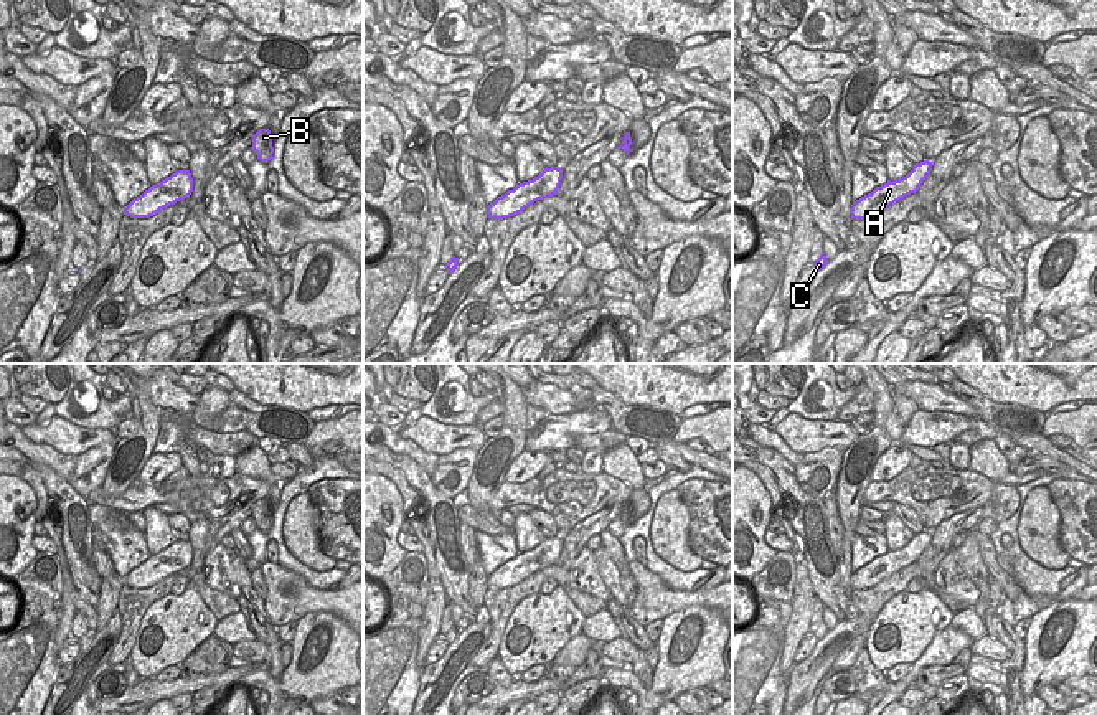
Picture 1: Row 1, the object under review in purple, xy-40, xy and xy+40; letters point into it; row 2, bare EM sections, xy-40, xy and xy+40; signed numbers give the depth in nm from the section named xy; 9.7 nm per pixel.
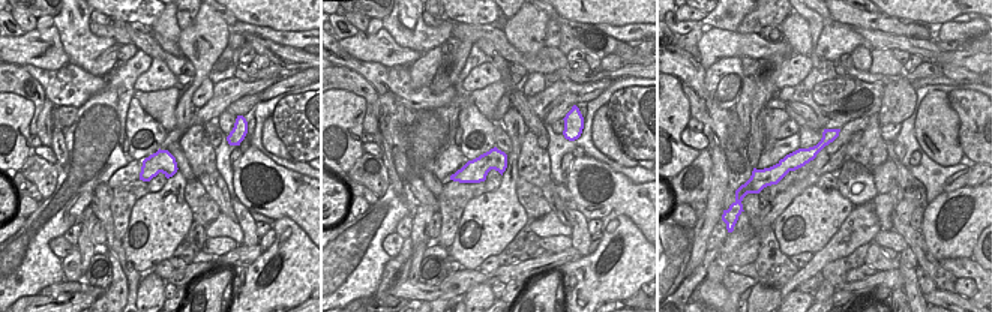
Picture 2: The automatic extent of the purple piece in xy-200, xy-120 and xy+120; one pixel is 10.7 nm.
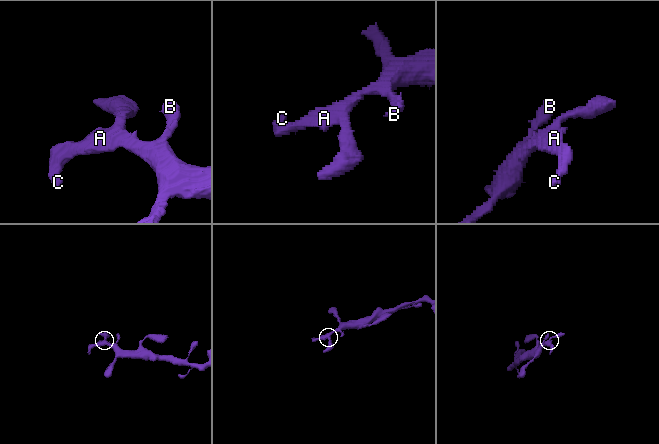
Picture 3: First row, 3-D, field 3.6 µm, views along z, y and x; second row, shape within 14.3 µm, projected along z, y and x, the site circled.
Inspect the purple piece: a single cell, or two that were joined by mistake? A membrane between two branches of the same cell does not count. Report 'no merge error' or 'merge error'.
no merge error

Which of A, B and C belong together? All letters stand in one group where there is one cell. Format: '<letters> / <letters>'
A B C

